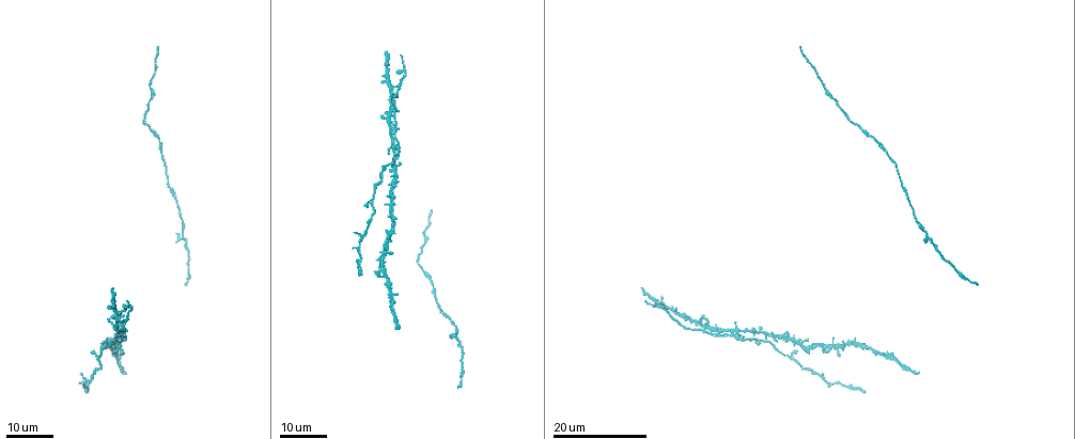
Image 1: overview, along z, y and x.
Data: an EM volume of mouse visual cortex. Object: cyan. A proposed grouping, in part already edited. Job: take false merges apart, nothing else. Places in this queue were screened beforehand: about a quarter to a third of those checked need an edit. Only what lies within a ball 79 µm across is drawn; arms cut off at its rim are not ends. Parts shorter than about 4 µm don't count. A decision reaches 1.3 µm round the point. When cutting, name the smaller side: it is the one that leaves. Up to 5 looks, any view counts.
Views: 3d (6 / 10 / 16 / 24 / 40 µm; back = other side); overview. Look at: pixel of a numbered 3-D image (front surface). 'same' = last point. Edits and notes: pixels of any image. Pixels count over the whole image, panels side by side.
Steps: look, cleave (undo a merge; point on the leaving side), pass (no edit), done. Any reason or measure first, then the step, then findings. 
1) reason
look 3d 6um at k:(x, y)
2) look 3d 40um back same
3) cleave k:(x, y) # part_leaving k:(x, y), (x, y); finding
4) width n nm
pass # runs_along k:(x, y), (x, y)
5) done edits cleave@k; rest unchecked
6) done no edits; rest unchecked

look 3d 24um at 1:(397, 144)

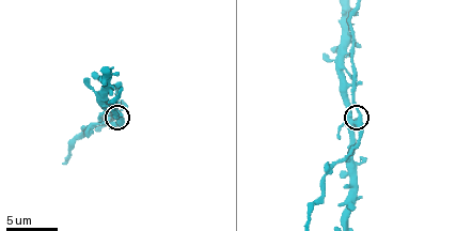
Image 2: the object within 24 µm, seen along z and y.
look 3d 6um at 2:(360, 120)

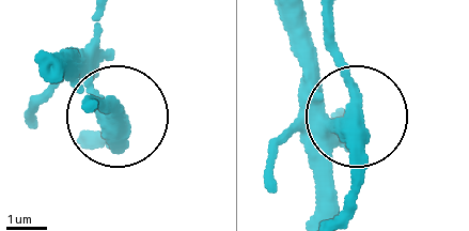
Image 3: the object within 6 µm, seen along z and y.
arms 3
cleave 3:(107, 111) # part_leaving 3:(349, 132), (345, 210); a second cell is stuck on

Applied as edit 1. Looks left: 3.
four-way junction
look 3d 6um at 2:(340, 55)

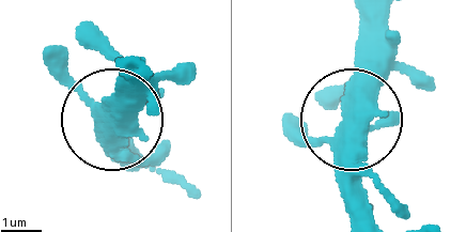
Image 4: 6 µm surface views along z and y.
look 3d 6um back at 4:(359, 121)

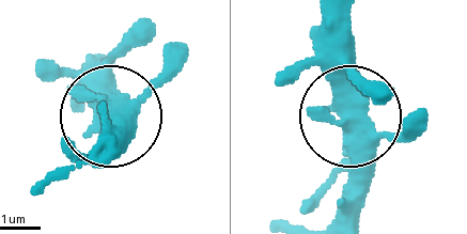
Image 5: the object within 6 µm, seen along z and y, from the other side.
arms 4
pass # runs_along 5:(336, 213), (356, 162), (345, 33); all the same cell

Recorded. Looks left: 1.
done edits cleave@3; rest unchecked

